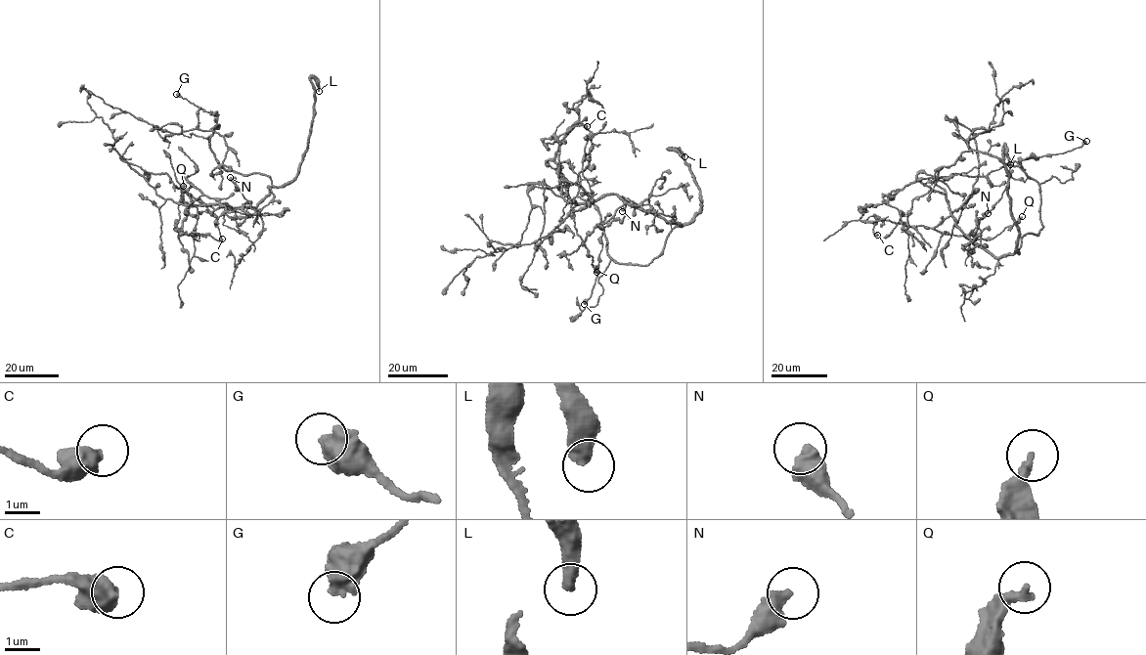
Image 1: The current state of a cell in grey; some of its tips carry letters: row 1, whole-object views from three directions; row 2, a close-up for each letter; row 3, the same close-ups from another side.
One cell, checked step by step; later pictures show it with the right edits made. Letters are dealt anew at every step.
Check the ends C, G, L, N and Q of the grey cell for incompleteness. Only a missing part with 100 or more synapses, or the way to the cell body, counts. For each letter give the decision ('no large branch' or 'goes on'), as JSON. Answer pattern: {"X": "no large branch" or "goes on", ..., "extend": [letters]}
{"C": "no large branch", "G": "no large branch", "L": "goes on", "N": "no large branch", "Q": "no large branch", "extend": ["L"]}

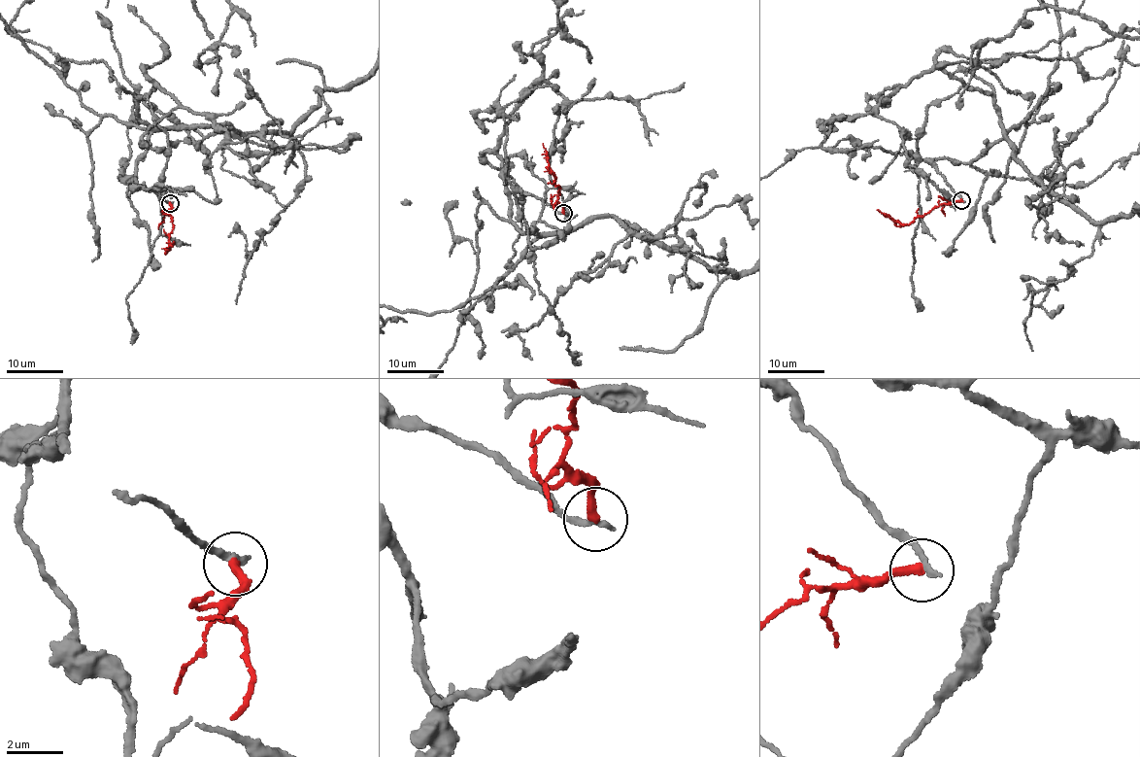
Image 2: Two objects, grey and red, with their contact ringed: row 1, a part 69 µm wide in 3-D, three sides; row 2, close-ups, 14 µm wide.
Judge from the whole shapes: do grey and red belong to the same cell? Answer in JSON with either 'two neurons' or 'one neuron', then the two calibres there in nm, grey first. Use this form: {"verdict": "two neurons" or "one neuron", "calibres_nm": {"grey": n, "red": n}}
{"verdict": "two neurons", "calibres_nm": {"grey": 260, "red": 320}}

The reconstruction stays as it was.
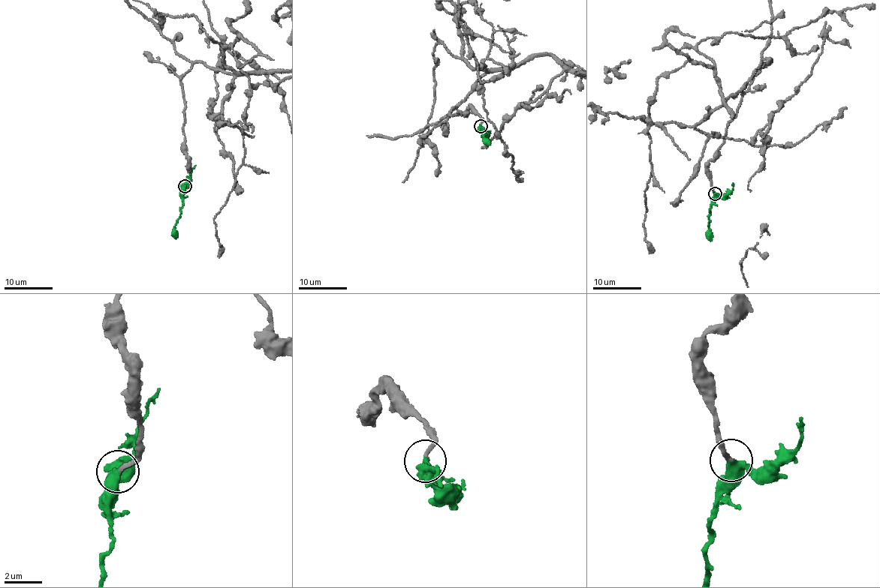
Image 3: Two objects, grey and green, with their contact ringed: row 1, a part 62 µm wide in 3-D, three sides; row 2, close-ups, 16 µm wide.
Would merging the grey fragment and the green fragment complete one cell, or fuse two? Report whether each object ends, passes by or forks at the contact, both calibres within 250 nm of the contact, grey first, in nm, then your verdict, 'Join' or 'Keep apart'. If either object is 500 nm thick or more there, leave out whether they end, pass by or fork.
Thickness 200 nm (grey) against 550 nm. Join

